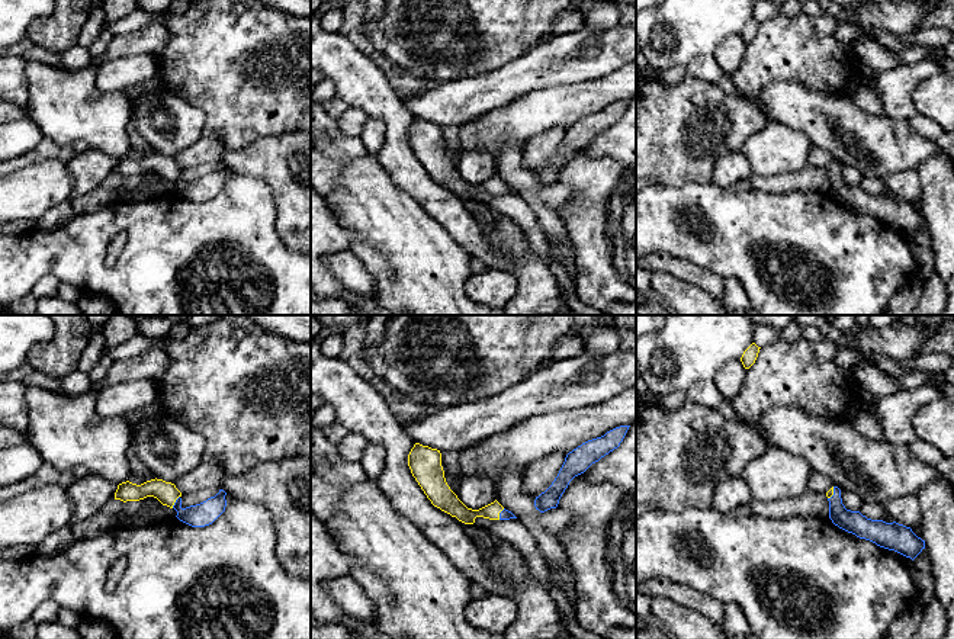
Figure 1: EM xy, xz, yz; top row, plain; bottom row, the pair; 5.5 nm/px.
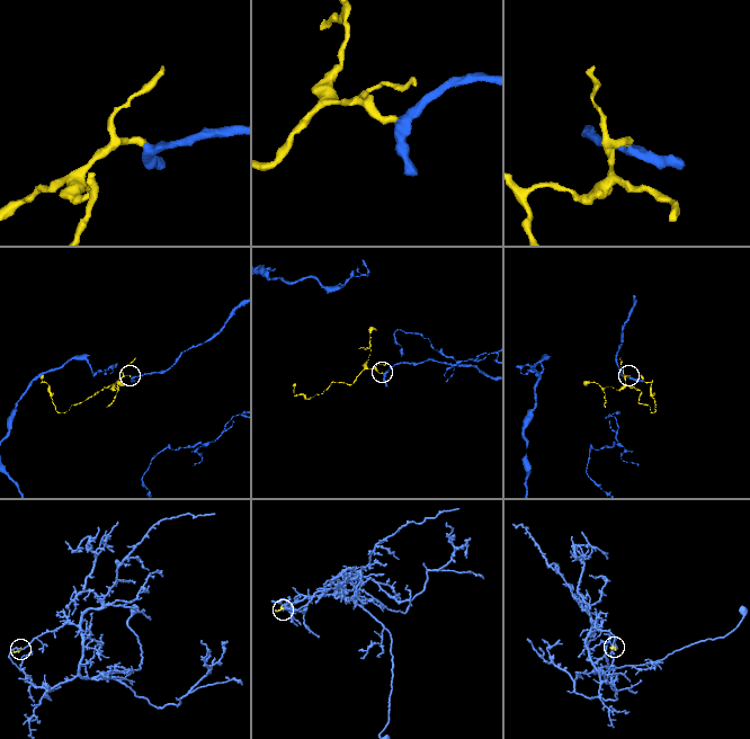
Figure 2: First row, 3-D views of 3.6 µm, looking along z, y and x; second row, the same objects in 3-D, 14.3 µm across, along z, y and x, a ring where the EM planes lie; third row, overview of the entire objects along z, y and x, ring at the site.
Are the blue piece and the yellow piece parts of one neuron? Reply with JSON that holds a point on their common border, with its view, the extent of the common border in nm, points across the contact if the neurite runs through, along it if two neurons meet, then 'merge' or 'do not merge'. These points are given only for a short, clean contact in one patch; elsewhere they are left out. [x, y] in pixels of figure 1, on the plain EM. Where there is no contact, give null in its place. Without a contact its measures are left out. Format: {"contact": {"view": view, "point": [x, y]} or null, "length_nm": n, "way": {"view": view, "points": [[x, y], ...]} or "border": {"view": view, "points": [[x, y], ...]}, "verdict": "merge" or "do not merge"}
{"contact": {"view": "xy", "point": [176, 176]}, "length_nm": 80, "way": {"view": "xy", "points": [[202, 189], [185, 189], [176, 176], [166, 167]]}, "verdict": "merge"}

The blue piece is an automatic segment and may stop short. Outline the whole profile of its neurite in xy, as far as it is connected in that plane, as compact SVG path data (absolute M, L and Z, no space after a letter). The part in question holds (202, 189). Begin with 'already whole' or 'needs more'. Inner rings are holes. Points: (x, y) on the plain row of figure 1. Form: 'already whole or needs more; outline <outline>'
needs more; outline M151 154L141 160L132 158L129 155L118 160L115 167L115 174L139 176L147 171L157 173L163 180L174 183L177 186L177 193L192 202L205 202L212 199L227 182L225 174L227 167L219 164L215 171L206 176L183 183L182 182L182 167L174 158L166 157L163 154Z

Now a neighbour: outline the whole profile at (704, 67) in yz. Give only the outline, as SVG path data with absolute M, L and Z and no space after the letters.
M713 54L696 57L684 67L687 70L687 74L697 80L714 84L726 83L725 74L717 61L714 60Z

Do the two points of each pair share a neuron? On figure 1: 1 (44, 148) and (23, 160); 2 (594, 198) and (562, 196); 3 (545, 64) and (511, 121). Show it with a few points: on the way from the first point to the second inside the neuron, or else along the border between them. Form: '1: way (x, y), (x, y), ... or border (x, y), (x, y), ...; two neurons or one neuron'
1: way (39, 153), (28, 159); one neuron
2: border (556, 182), (572, 189), (572, 198), (559, 214); two neurons
3: border (562, 84), (540, 86), (497, 106); two neurons

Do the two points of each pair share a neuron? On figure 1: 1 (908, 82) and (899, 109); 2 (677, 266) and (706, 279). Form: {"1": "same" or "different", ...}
{"1": "same", "2": "same"}

